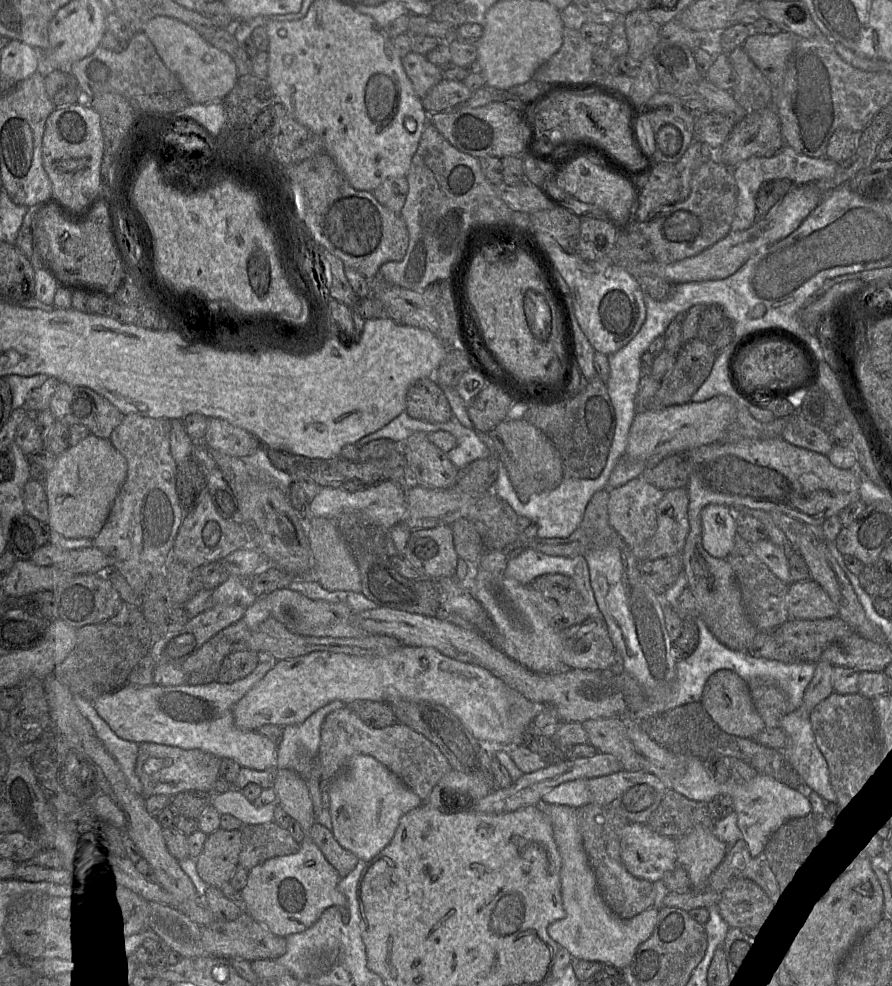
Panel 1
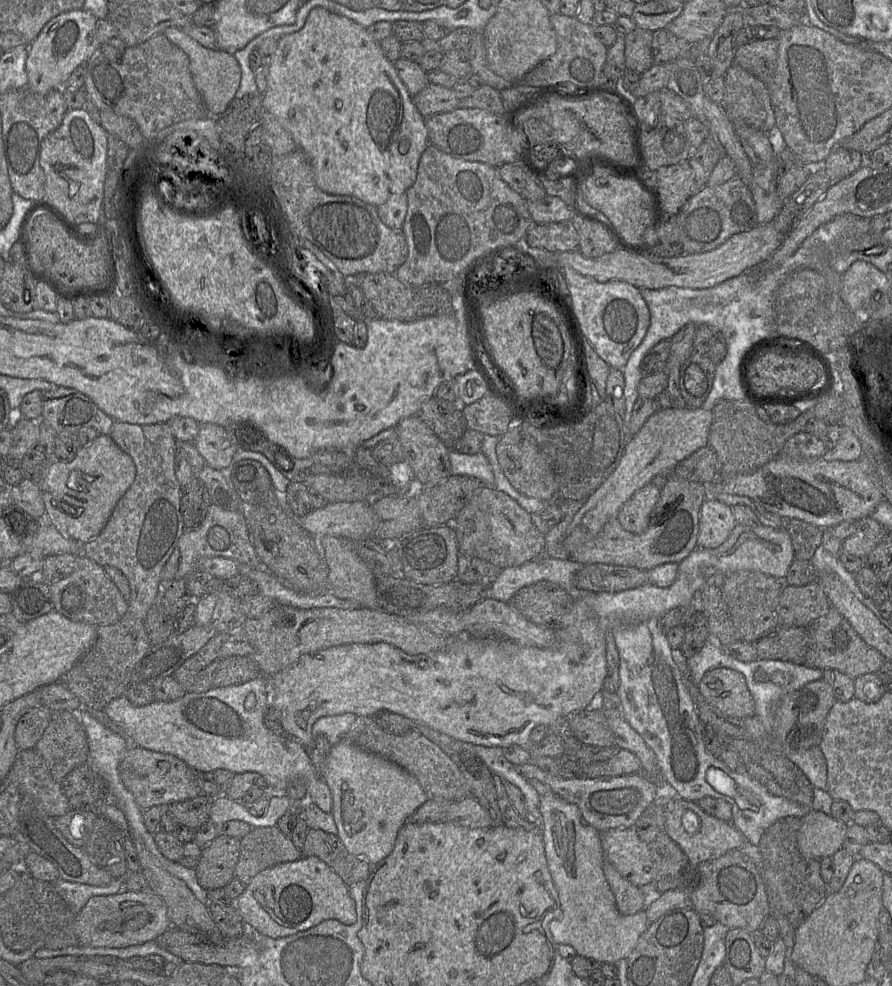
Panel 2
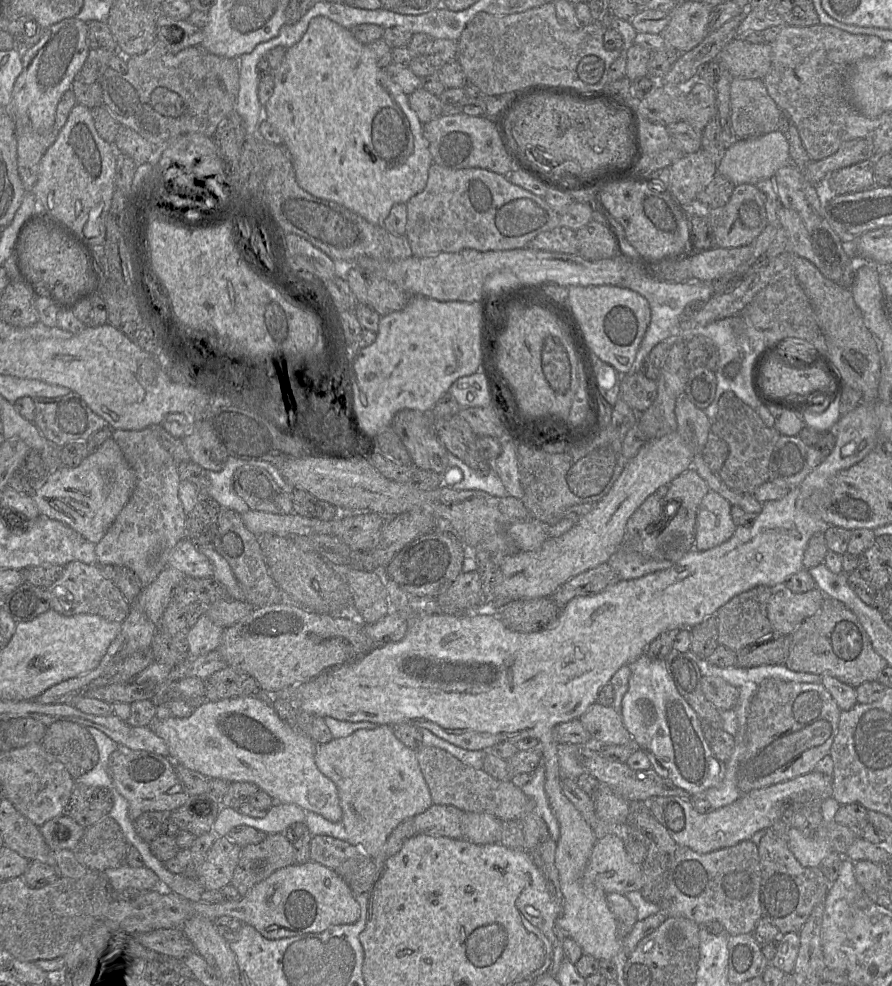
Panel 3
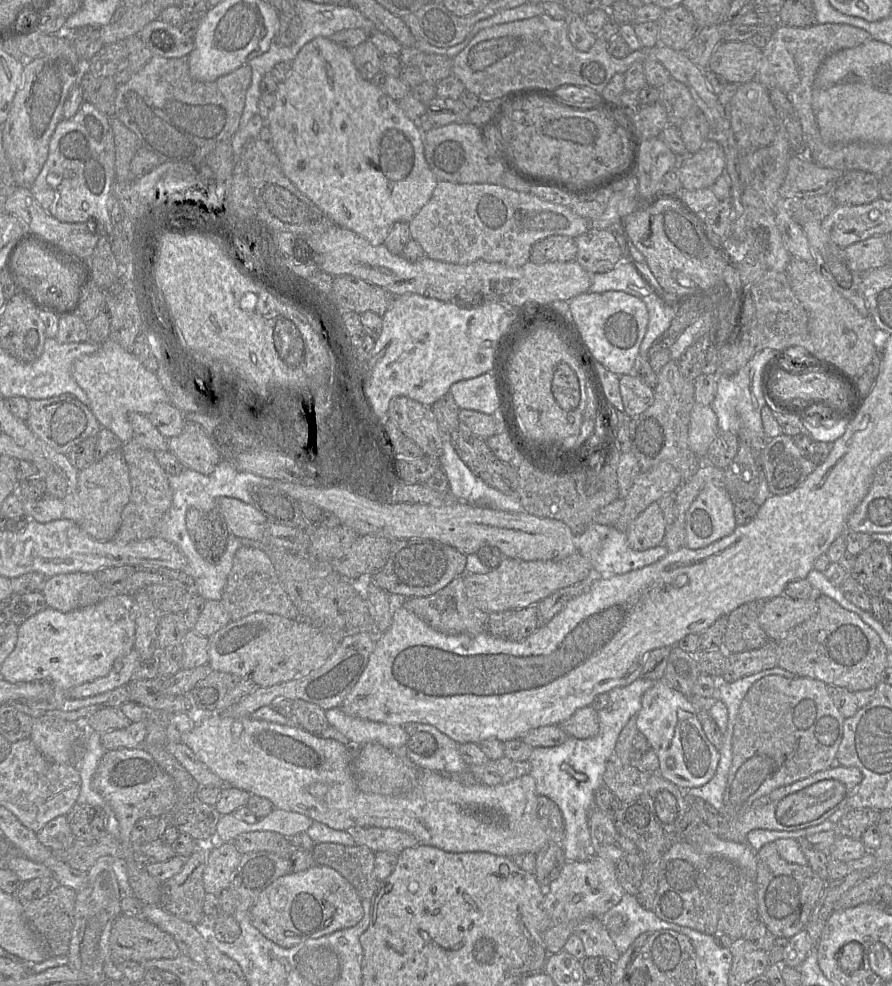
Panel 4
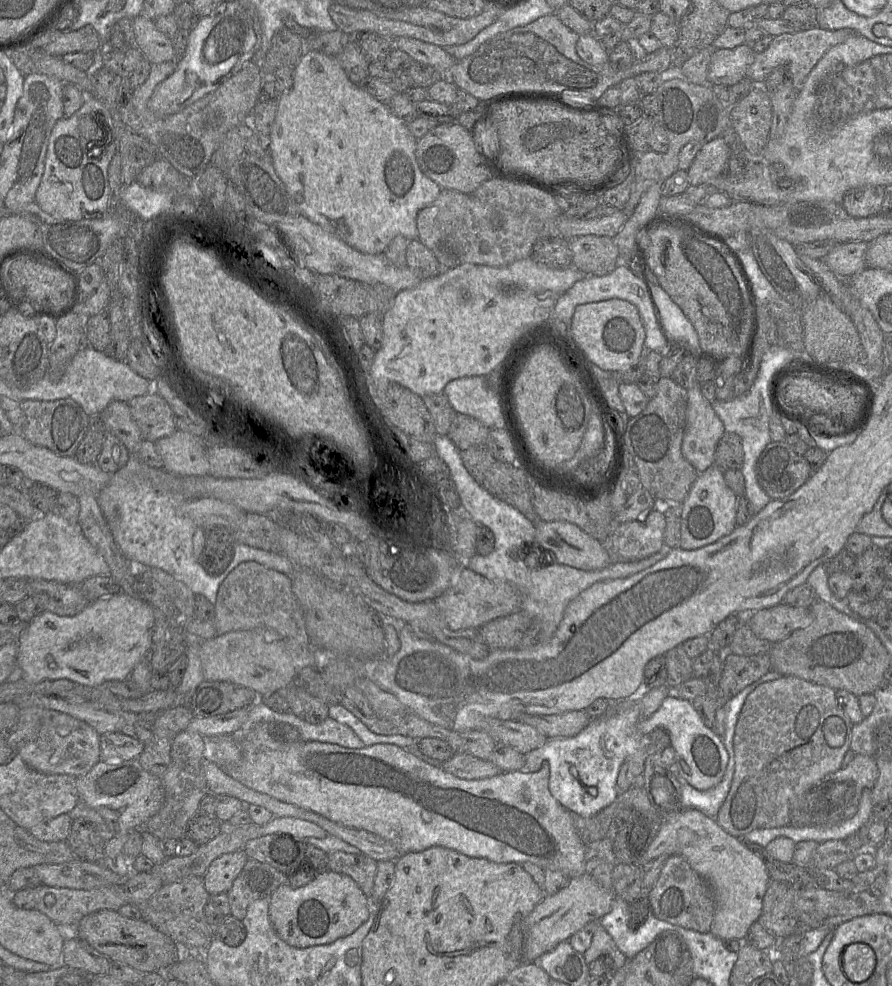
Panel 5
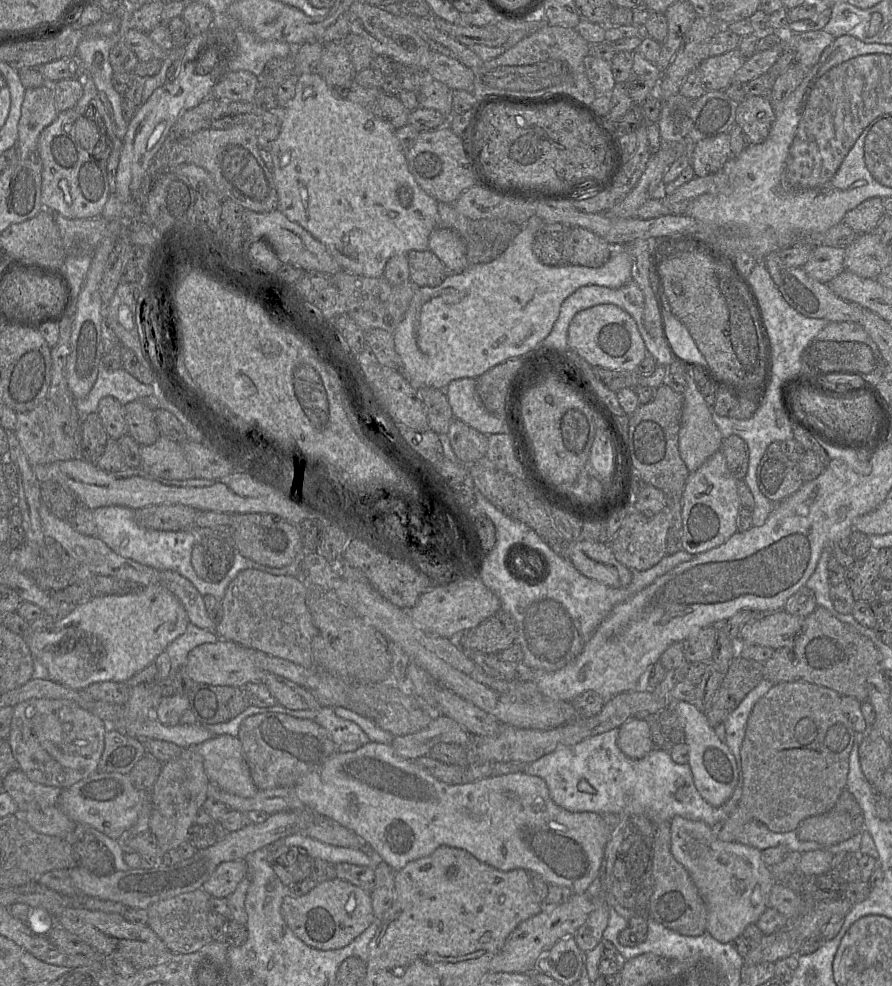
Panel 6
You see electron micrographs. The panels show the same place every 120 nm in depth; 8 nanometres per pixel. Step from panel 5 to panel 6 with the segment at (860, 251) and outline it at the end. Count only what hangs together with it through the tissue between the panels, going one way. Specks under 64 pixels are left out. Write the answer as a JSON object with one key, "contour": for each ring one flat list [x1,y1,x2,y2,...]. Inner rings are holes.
{"contour":[[819,246,814,248,808,261,802,266,812,278,829,283,845,270,845,247]]}

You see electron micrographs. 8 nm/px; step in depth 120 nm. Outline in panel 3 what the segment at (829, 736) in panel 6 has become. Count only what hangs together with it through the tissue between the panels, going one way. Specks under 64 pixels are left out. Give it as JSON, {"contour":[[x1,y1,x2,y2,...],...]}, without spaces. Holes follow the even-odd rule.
{"contour":[[774,678,764,679,753,695,746,728,746,749,737,771,737,788,742,795,792,780,815,770,816,764,829,755,838,732,841,710,822,683,786,682]]}

